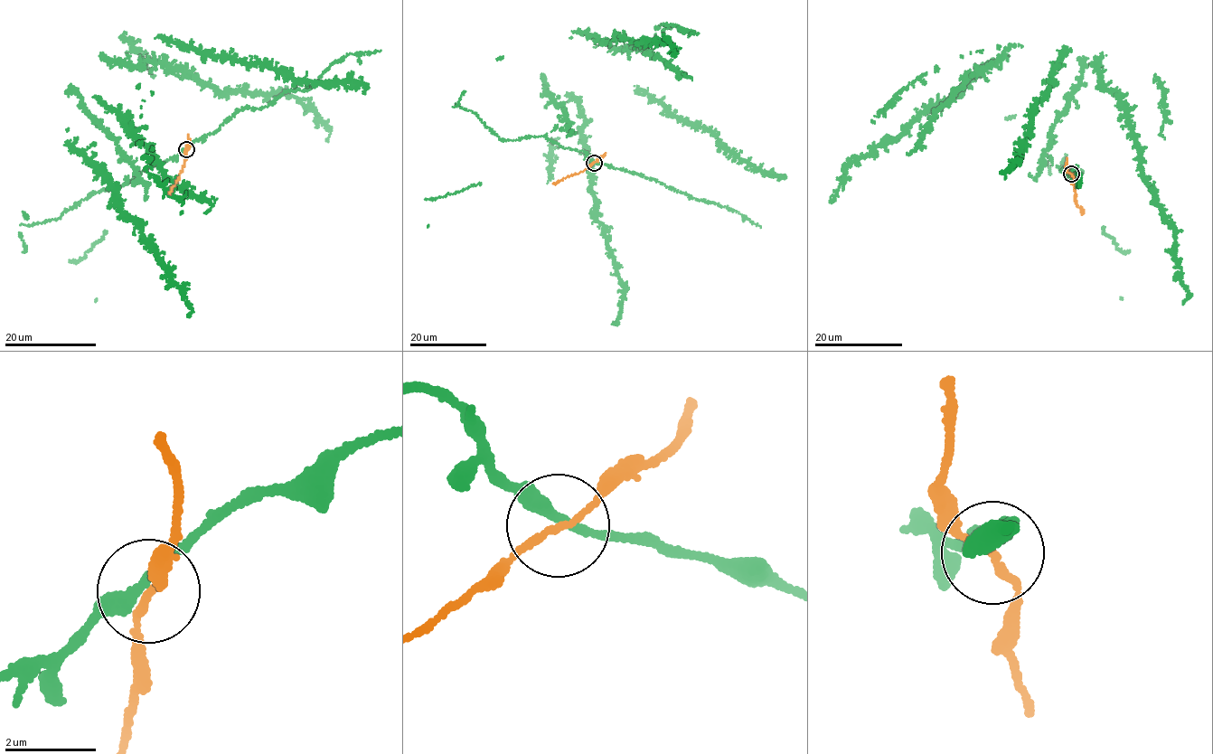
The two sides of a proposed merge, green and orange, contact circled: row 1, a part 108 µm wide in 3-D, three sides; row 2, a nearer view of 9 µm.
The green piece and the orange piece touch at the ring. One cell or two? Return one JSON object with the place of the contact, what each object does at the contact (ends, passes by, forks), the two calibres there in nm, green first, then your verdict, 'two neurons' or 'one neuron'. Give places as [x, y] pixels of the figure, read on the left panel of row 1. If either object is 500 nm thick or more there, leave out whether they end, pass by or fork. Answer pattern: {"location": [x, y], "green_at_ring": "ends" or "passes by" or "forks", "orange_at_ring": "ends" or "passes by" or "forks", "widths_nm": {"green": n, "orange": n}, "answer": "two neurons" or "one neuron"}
{"location": [186, 149], "green_at_ring": "passes by", "orange_at_ring": "passes by", "widths_nm": {"green": 260, "orange": 140}, "answer": "two neurons"}

